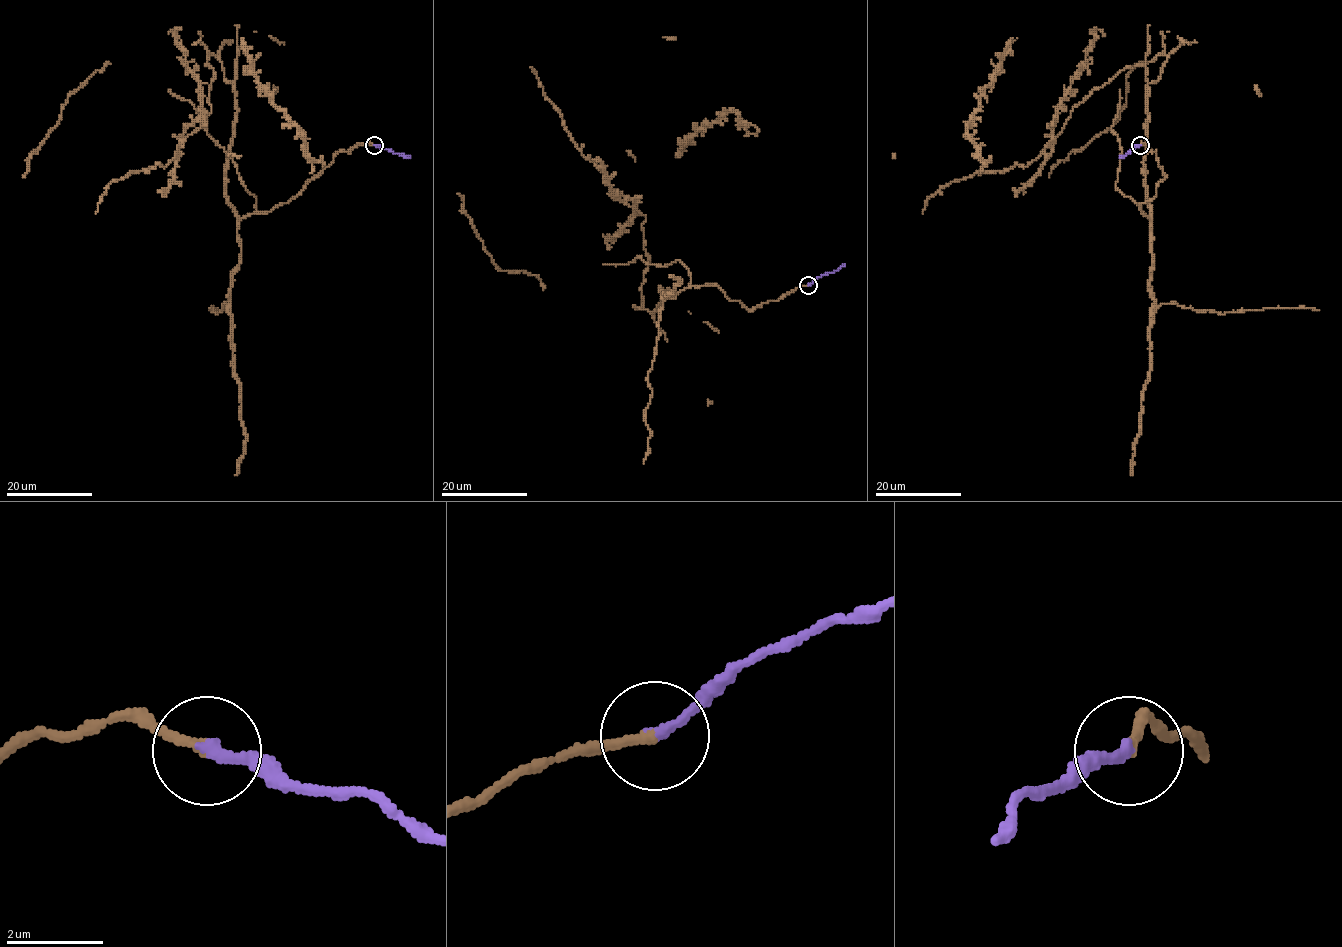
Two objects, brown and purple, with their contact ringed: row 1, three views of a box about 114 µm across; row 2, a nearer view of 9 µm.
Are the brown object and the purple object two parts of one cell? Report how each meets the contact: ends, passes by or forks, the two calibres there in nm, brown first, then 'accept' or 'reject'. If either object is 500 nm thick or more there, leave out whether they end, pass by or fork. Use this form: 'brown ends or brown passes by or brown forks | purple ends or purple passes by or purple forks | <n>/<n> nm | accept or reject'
brown ends | purple ends | 200/240 nm | accept

